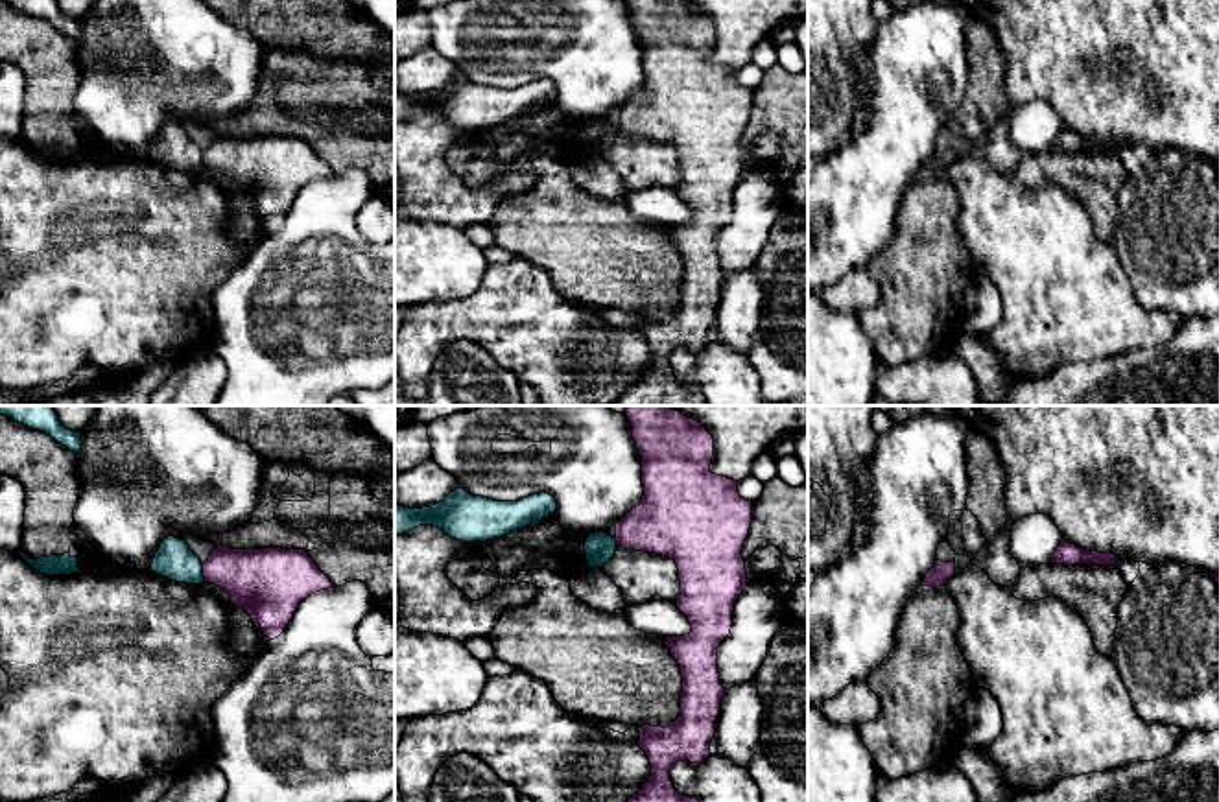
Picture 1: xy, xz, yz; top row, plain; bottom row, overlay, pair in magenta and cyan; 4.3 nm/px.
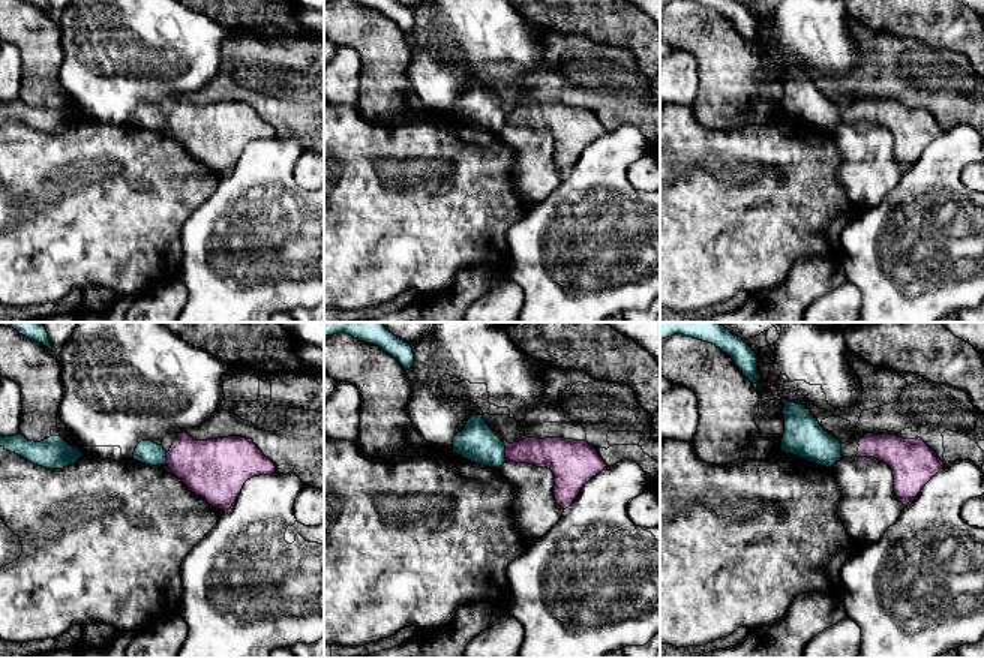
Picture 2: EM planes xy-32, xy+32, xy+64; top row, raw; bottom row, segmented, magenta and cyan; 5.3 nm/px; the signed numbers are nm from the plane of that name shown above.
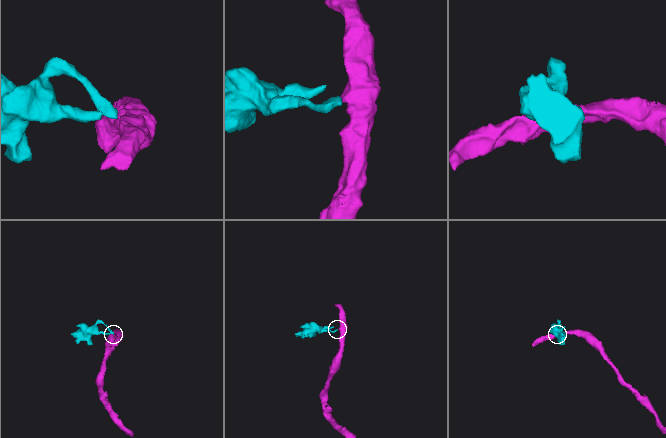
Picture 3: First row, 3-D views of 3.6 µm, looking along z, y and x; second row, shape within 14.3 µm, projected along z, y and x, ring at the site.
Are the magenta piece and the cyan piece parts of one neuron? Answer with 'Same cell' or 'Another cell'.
Another cell

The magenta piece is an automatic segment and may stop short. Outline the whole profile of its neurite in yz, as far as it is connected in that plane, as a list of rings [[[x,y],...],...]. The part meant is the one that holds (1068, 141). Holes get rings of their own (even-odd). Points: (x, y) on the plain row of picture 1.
[[[1062,127],[1051,146],[1057,151],[1099,151],[1099,153],[1116,153],[1118,144],[1114,140],[1099,140],[1099,138],[1086,138],[1079,133]]]

